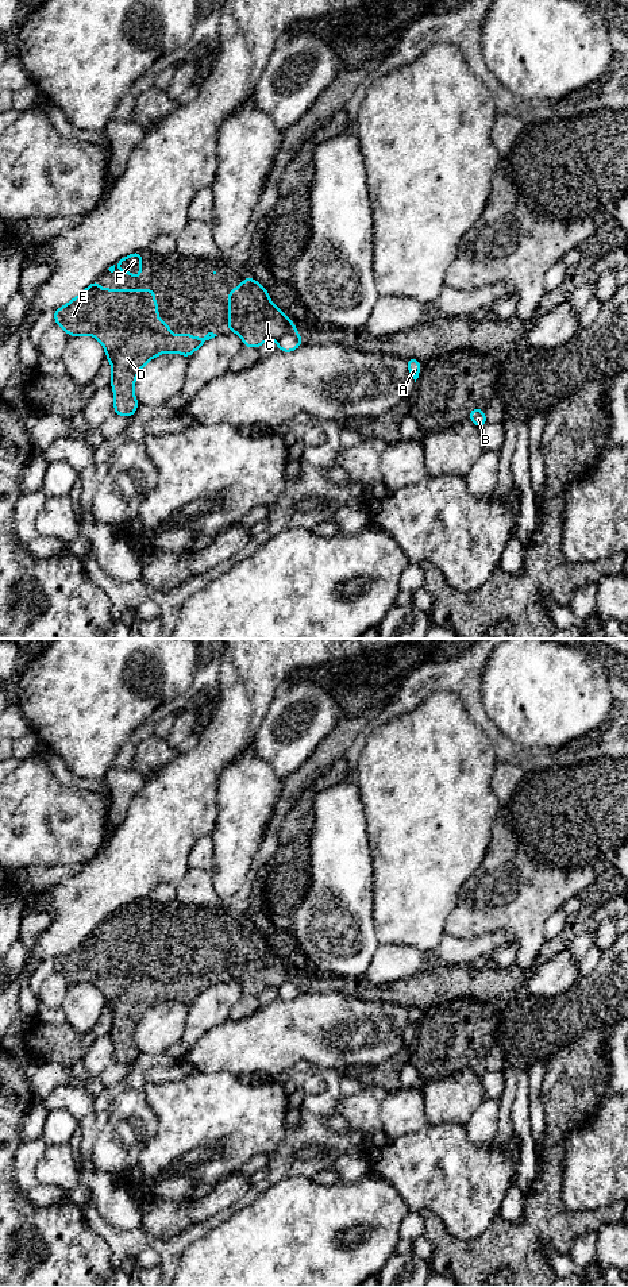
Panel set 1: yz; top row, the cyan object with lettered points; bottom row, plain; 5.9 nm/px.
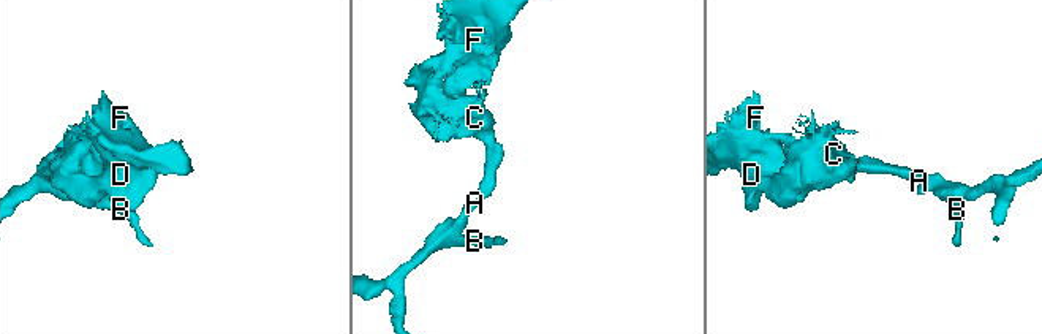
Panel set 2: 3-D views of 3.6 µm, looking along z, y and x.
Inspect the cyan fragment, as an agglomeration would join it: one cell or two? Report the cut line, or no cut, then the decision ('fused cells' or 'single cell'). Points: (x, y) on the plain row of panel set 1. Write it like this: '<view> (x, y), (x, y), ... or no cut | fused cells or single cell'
yz (295, 977), (277, 989) | fused cells

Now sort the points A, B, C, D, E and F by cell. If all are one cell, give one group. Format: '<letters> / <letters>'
A B / C D E F

